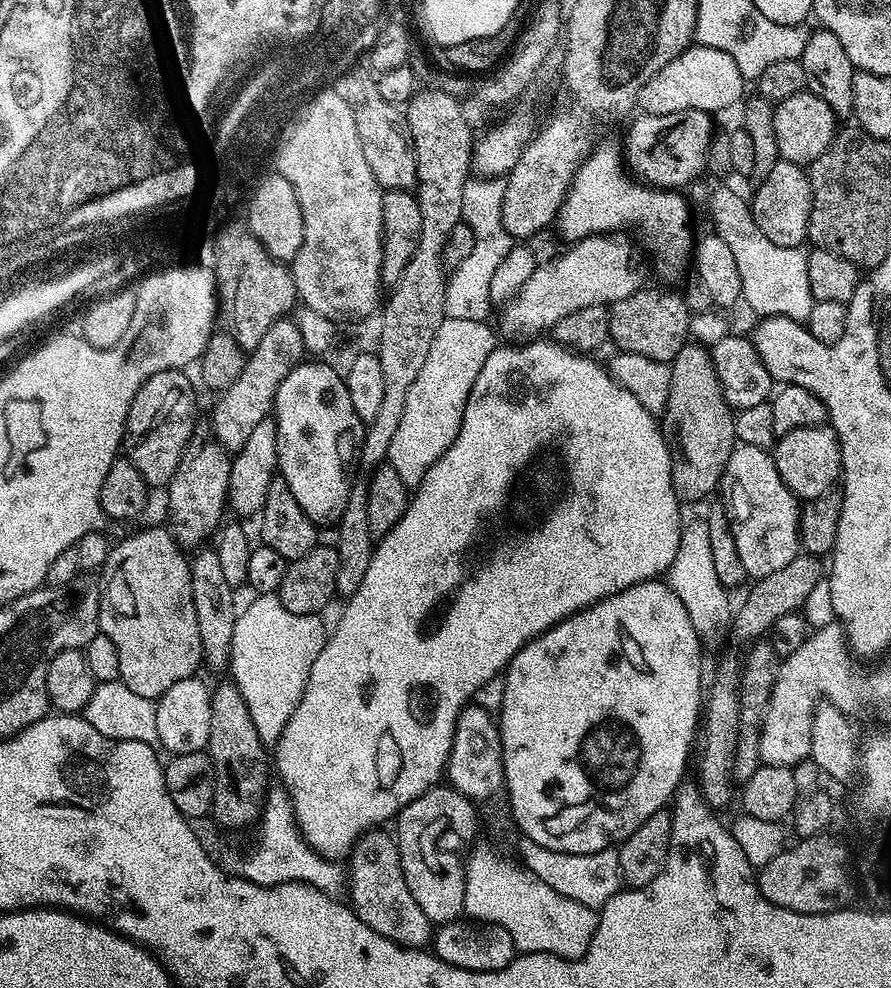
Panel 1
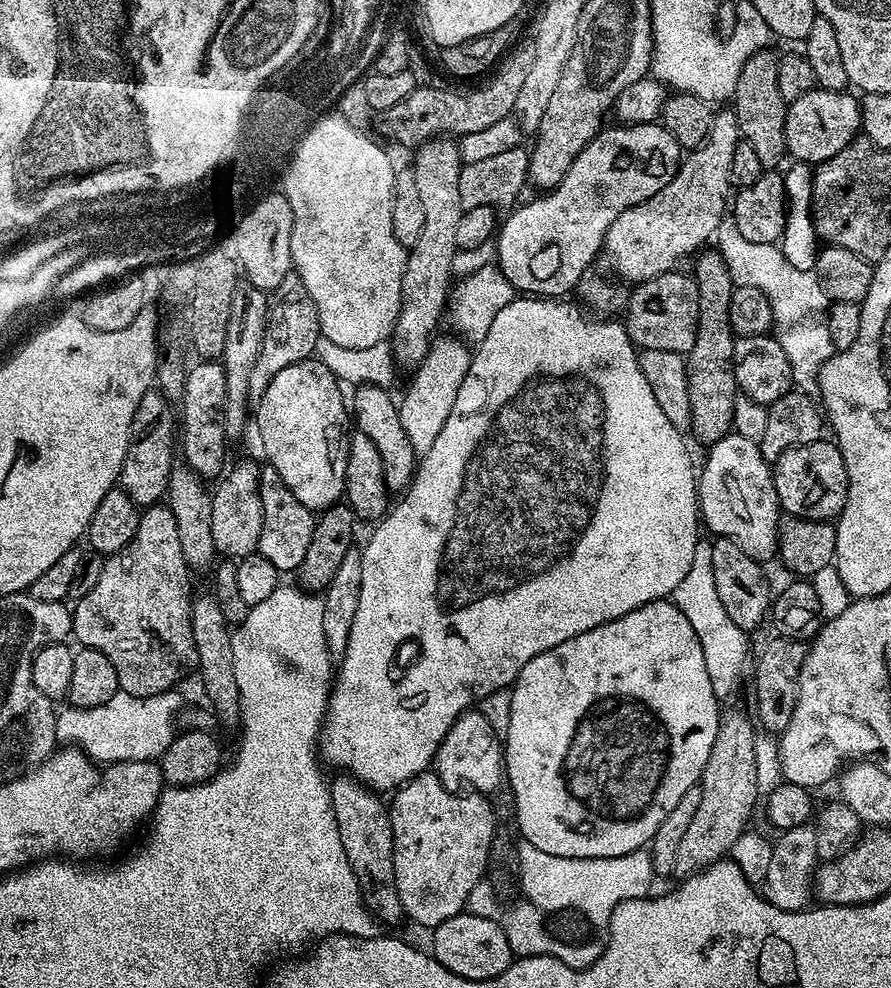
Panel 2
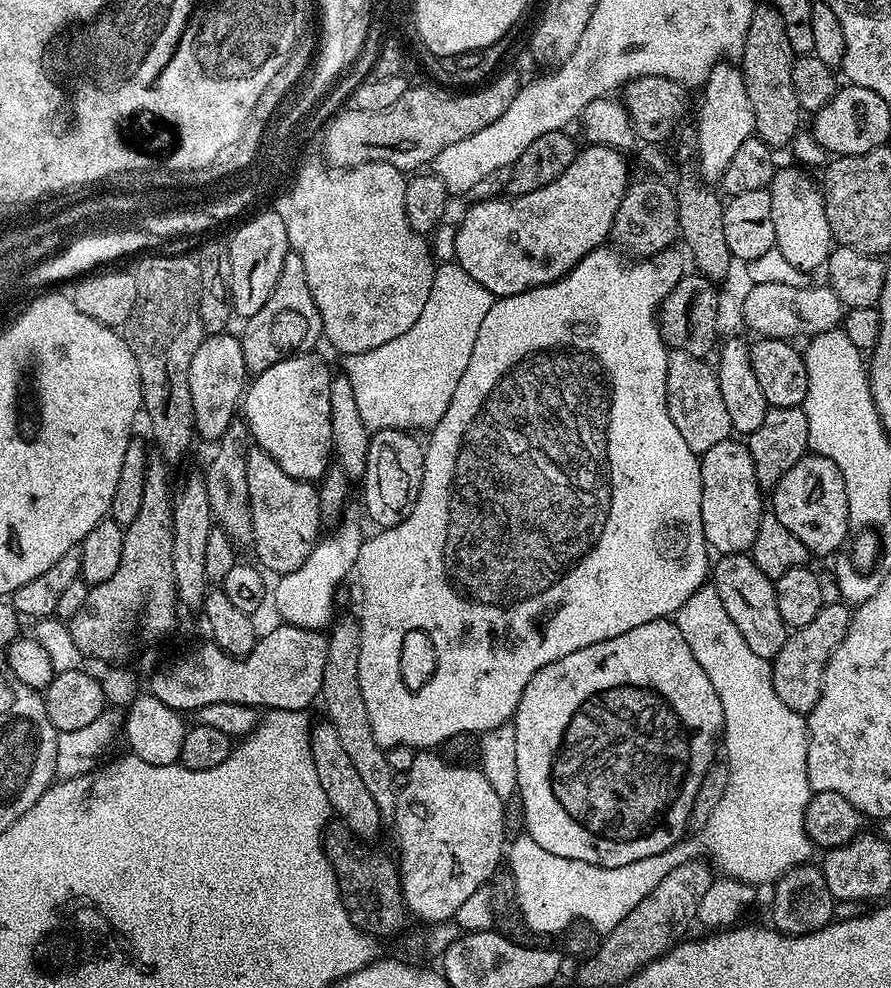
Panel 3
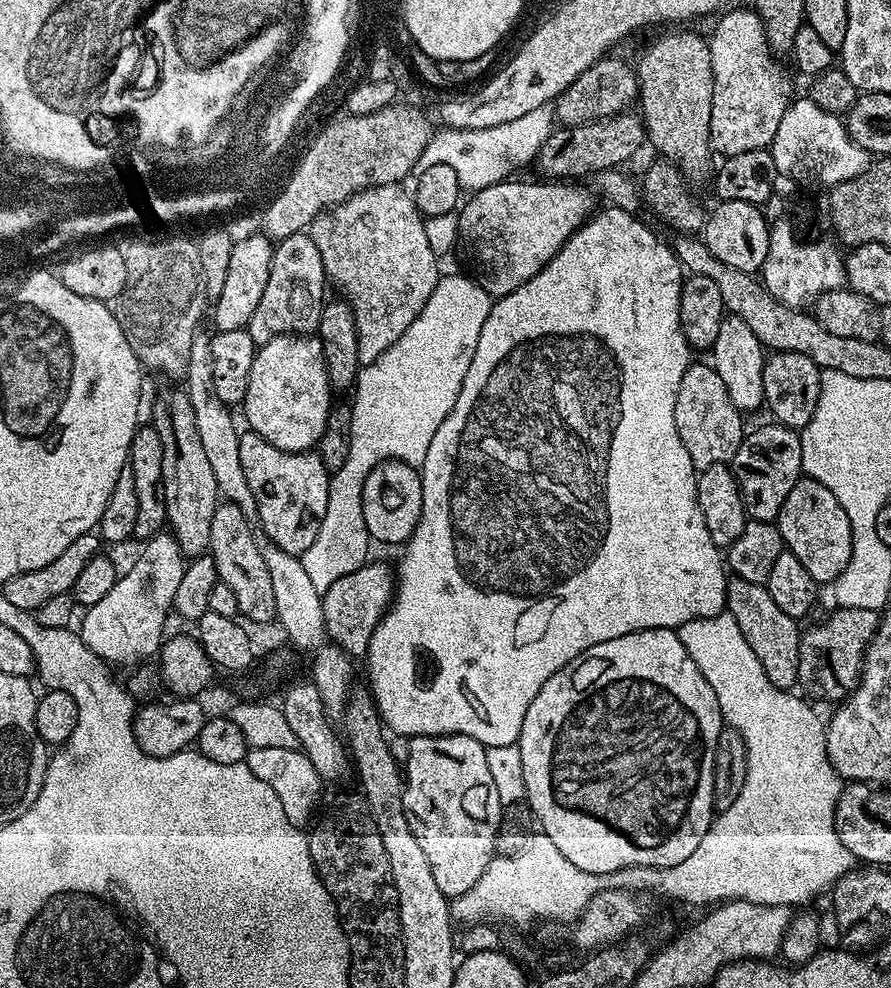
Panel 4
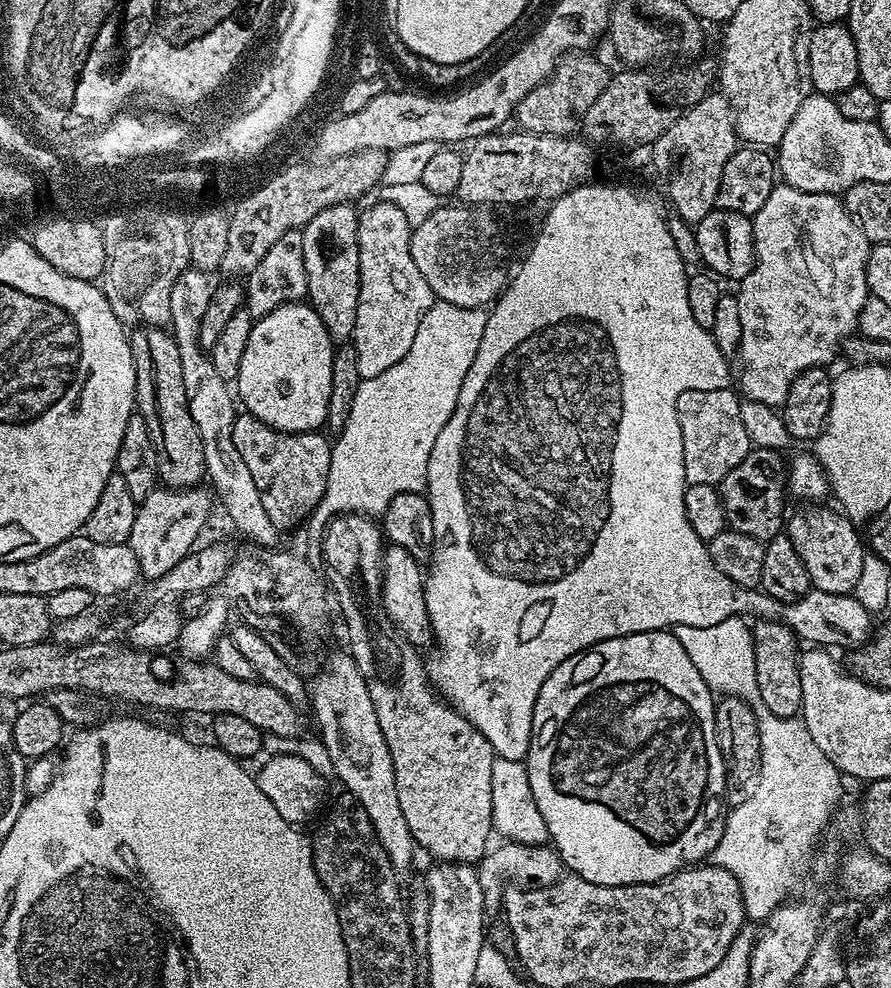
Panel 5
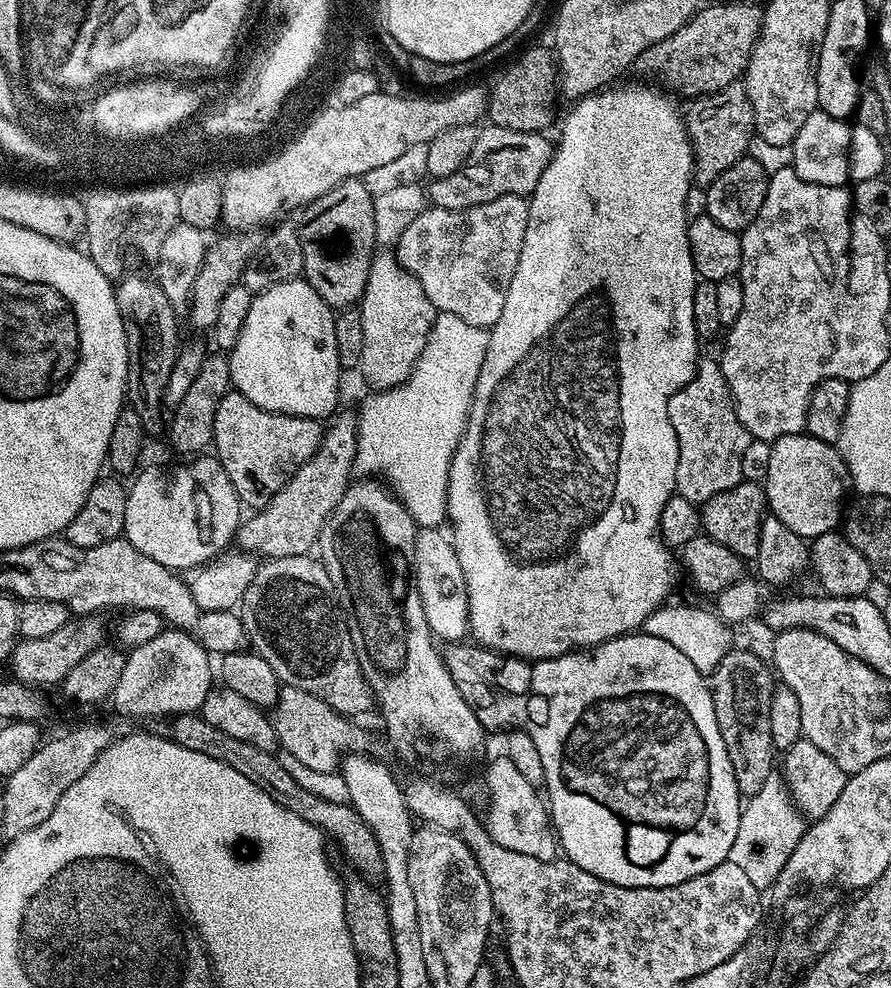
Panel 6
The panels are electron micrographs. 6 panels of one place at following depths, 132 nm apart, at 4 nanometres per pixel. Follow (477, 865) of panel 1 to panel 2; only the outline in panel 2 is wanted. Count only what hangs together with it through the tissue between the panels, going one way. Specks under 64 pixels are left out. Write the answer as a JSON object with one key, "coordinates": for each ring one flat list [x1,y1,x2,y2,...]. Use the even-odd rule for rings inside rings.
{"coordinates":[[481,882,478,886,474,886,474,890,470,890,470,898,468,899,466,908,469,913,478,915,479,918,486,918,499,921,501,927,504,928,506,938,509,939,510,950,513,957,521,956,556,956,562,962,566,962,566,966,571,968,588,968,600,957,602,951,601,945,596,944,567,944,564,940,559,940,554,933,548,929,545,913,539,908,535,908,533,904,527,902,519,902,513,908,503,908,501,897,496,895,492,885,487,882]]}

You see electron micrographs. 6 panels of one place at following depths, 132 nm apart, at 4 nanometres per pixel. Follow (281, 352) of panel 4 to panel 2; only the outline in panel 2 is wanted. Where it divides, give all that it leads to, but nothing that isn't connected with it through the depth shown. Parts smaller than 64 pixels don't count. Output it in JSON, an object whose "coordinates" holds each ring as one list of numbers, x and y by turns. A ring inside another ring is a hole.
{"coordinates":[[309,358,294,366,286,366,286,370,274,374,270,386,262,394,262,398,254,408,254,432,260,435,264,443,264,456,267,463,290,486,290,494,302,502,302,506,311,508,319,514,332,504,341,503,344,496,344,479,346,478,346,458,348,457,349,433,344,427,350,424,350,408,346,396,340,393,341,381,337,380,320,360]]}

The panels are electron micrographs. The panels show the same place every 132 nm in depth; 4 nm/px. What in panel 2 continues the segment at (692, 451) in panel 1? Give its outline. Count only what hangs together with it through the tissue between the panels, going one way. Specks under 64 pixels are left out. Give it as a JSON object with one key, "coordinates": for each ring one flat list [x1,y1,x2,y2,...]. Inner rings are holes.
{"coordinates":[[704,250,695,257,694,279,698,286,698,334,694,346,686,354,686,386,690,390,691,435,696,435,704,446,717,444,723,436,732,431,734,402,738,395,732,355,734,354,734,333,730,324,731,296,734,289,732,275,726,262,711,251]]}

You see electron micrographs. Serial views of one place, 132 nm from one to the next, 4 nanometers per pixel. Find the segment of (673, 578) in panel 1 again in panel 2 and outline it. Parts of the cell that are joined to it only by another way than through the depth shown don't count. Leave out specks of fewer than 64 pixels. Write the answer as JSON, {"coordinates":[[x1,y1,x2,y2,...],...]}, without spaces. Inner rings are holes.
{"coordinates":[[697,543,694,550,694,562,690,562,690,571,678,582,678,586,672,591,670,597,673,604,686,614,690,626,694,626,694,634,698,634,698,642,702,642,702,655,706,662,706,674,710,674,710,686,714,686,714,694,717,700,727,701,727,696,732,696,740,688,740,679,744,676,744,671,749,671,750,660,748,664,748,638,749,633,740,629,734,624,733,619,726,614,726,609,722,606,721,599,718,598,717,585,714,583,713,559,711,557,711,543]]}

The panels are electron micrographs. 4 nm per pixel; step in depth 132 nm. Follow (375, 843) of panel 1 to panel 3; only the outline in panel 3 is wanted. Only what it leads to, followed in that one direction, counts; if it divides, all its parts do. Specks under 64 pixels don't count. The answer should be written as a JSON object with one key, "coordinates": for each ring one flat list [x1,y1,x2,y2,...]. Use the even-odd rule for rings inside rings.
{"coordinates":[[327,722,311,729,312,734,312,757,314,758,314,770,318,770,318,782,322,782,322,790,326,790,326,798,330,802,333,813,344,823,350,826,355,836,359,836,365,842,375,841,375,836,380,832,382,817,378,810,378,802,366,790,362,778,354,762,350,762,346,750,342,747,342,741,338,738,338,730]]}

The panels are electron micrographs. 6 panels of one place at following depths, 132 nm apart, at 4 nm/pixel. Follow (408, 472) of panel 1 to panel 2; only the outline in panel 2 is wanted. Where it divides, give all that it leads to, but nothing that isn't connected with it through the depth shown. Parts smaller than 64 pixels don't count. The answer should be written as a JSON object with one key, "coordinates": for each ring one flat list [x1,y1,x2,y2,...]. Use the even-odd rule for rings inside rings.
{"coordinates":[[450,338,435,339,429,347,423,362,415,369,414,378,403,398,398,404,399,421,402,423,402,430,409,439,411,448,418,456,434,446,439,431,445,426,450,416,451,407,462,386,462,380,469,370,471,351,466,350,467,345,459,339]]}

